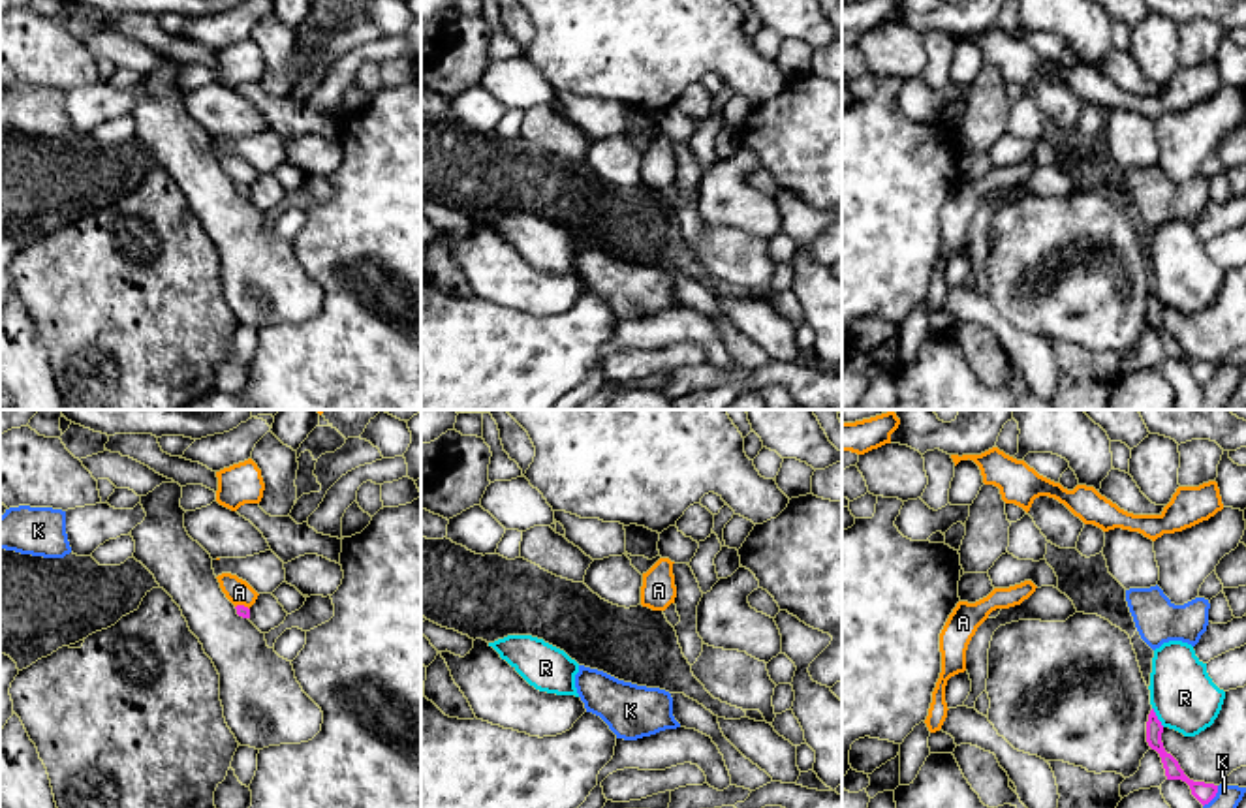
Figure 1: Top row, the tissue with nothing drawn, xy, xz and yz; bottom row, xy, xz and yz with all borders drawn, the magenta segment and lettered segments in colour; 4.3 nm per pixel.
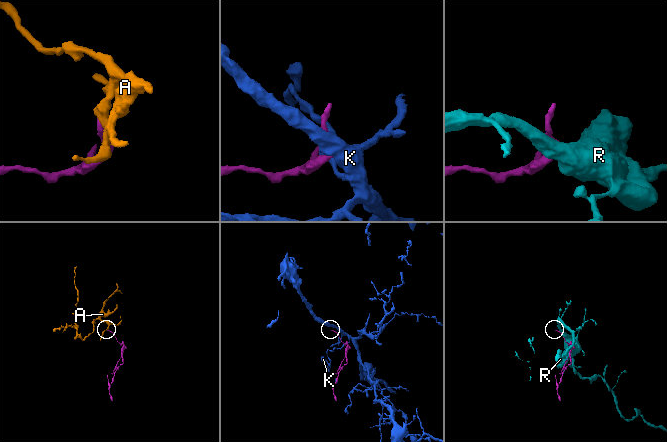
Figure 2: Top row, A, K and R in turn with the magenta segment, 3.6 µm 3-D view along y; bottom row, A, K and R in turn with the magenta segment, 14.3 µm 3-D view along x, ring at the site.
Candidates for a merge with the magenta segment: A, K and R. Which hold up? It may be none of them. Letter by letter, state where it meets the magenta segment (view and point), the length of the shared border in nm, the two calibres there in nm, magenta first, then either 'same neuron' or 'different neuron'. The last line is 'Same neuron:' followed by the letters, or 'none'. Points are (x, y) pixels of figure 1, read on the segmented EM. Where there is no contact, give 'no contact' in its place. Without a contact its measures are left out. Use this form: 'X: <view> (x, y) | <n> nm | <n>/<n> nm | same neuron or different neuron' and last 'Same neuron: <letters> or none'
A: xy (243, 606) | 70 nm | 50/110 nm | different neuron
K: yz (1213, 797) | 120 nm | 80/100 nm | different neuron
R: yz (1156, 716) | 100 nm | 70/280 nm | different neuron
Same neuron: none

